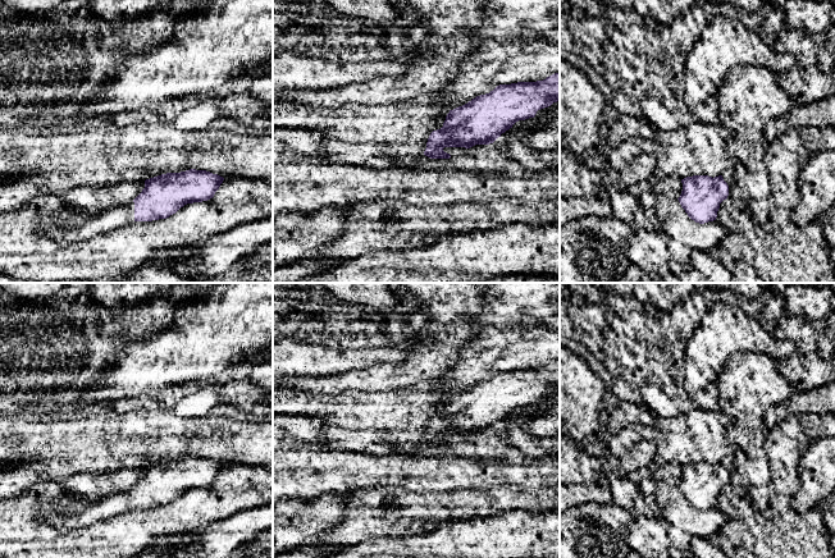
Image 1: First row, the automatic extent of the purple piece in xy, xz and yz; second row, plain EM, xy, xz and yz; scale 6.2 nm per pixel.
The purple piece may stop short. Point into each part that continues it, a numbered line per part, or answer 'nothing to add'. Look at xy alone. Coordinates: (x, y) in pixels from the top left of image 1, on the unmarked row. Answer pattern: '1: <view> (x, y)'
1: xy (114, 504)

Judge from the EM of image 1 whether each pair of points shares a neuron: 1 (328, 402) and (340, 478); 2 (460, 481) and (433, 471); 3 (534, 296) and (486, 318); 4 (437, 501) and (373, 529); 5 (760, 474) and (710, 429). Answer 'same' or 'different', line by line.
1: different
2: same
3: same
4: same
5: different

